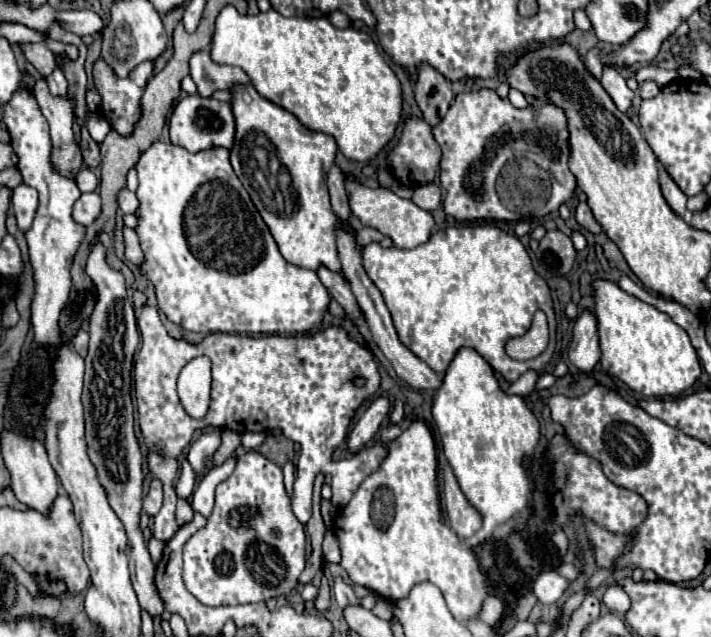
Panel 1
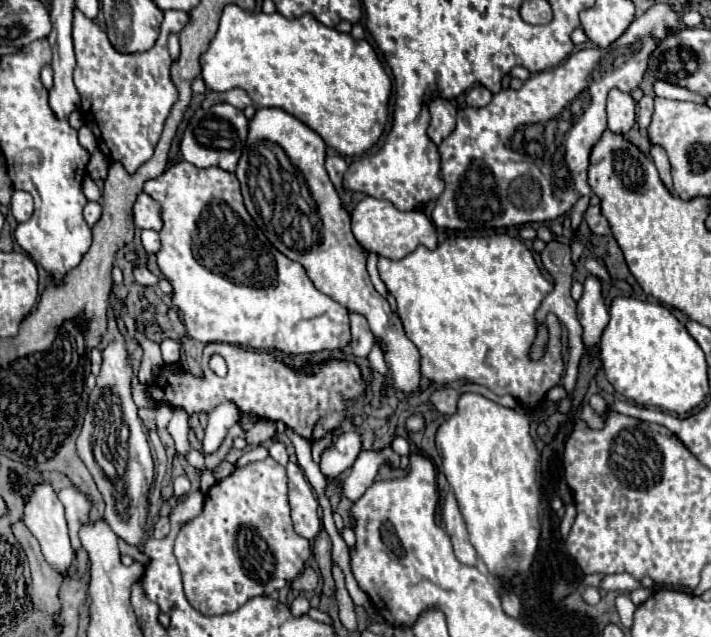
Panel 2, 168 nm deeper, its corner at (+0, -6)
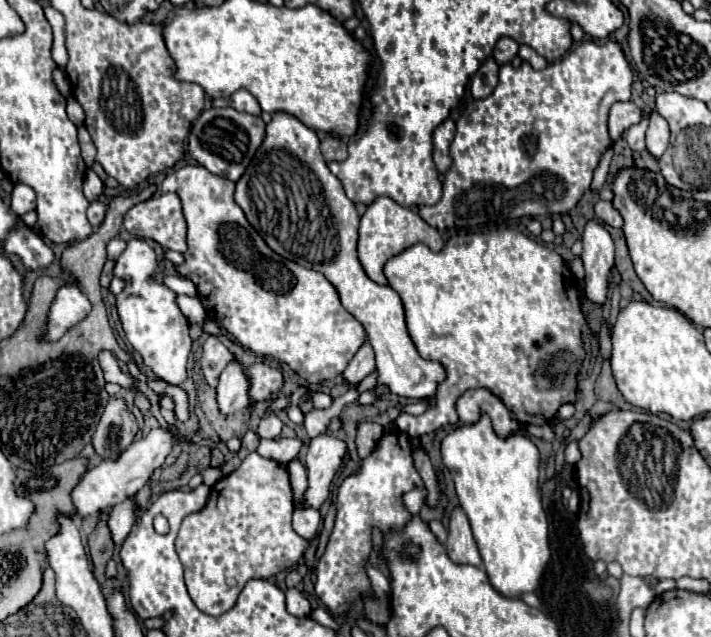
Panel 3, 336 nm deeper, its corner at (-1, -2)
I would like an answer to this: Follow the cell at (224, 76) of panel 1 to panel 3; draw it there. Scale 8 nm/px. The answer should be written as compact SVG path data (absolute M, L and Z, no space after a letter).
M240 89L236 91L230 99L214 99L212 103L214 107L234 107L236 111L244 111L244 113L250 113L250 115L260 115L260 105L258 101L246 91L246 89Z

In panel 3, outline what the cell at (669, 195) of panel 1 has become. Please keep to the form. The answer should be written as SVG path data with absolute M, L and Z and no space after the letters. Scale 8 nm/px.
M652 111L650 125L646 131L646 149L654 157L662 157L662 153L668 149L668 137L670 137L670 129L666 119L658 111Z

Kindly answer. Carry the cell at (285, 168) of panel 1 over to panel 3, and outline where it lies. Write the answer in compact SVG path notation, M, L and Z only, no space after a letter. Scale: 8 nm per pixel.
M274 113L266 125L262 147L236 183L234 201L274 253L314 269L334 283L344 309L366 329L376 355L378 383L388 385L390 393L406 399L430 399L436 395L438 385L446 379L446 371L442 363L426 361L418 355L406 331L400 295L392 287L374 283L364 273L356 253L360 215L346 197L342 181L330 173L314 129L288 113Z

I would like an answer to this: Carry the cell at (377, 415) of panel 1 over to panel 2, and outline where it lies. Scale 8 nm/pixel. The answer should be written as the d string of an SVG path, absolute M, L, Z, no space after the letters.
M359 431L341 433L335 439L335 445L323 453L323 459L321 459L323 475L333 479L339 473L343 473L345 469L349 469L355 463L357 455L361 453L361 441L363 439L361 439Z

